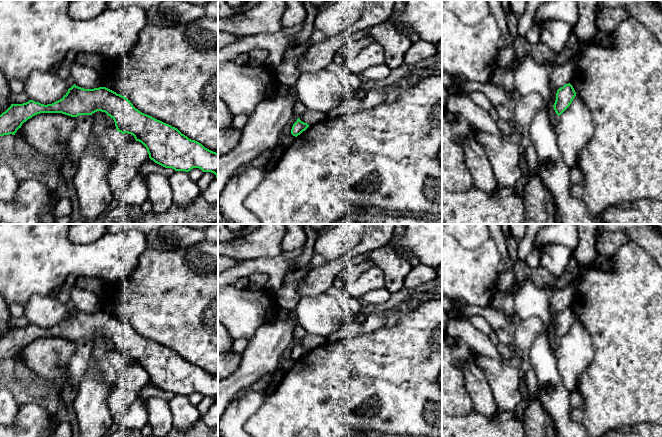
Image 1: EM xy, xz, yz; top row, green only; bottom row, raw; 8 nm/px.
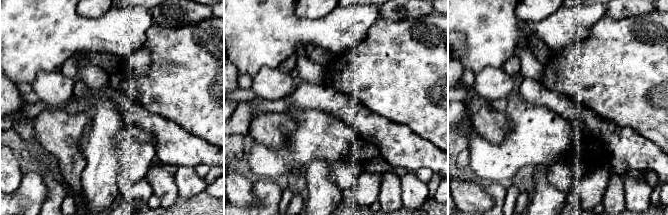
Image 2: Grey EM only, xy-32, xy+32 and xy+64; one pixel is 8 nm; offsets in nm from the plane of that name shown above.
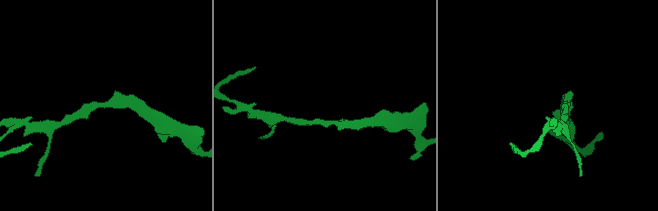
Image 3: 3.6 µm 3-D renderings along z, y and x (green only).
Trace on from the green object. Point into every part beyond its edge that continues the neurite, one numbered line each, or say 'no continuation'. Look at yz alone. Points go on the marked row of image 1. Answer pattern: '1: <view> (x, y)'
no continuation

